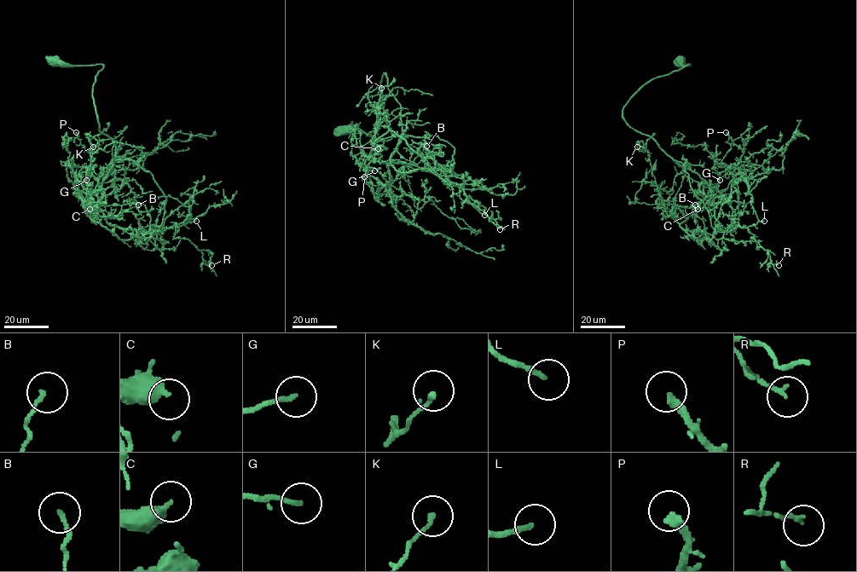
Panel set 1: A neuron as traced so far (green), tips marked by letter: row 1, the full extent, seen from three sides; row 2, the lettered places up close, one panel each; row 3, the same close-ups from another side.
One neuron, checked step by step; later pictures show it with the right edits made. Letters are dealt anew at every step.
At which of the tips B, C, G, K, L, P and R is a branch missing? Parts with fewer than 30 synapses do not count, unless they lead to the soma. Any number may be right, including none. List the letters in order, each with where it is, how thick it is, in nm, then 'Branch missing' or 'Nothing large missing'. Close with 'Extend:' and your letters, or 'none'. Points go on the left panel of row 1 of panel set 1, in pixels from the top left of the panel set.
B: Place: (138, 205). Thickness 160 nm. Nothing large missing
C: Place: (89, 209). Thickness 440 nm. Nothing large missing
G: Place: (86, 180). Thickness 160 nm. Nothing large missing
K: Place: (93, 147). Thickness 150 nm. Nothing large missing
L: Place: (196, 221). Thickness 180 nm. Branch missing
P: Place: (76, 132). Thickness 320 nm. Branch missing
R: Place: (211, 265). Thickness 150 nm. Nothing large missing
Extend: L, P

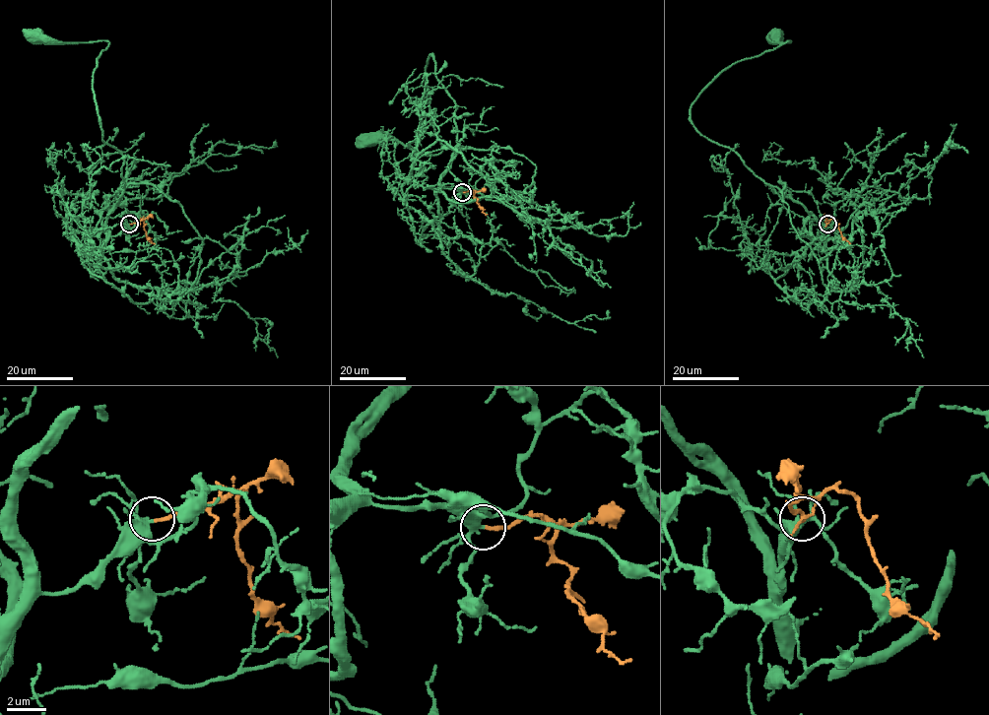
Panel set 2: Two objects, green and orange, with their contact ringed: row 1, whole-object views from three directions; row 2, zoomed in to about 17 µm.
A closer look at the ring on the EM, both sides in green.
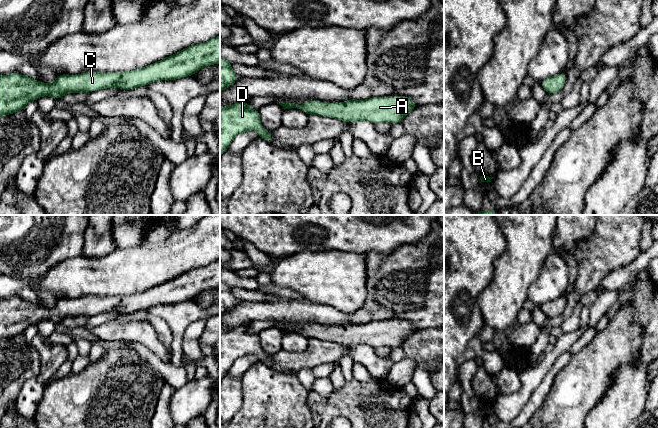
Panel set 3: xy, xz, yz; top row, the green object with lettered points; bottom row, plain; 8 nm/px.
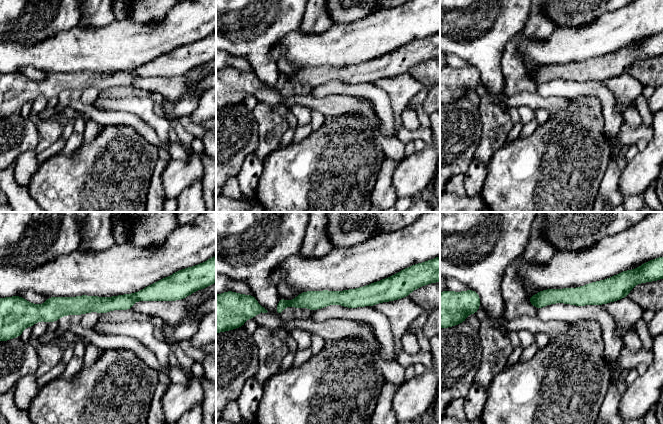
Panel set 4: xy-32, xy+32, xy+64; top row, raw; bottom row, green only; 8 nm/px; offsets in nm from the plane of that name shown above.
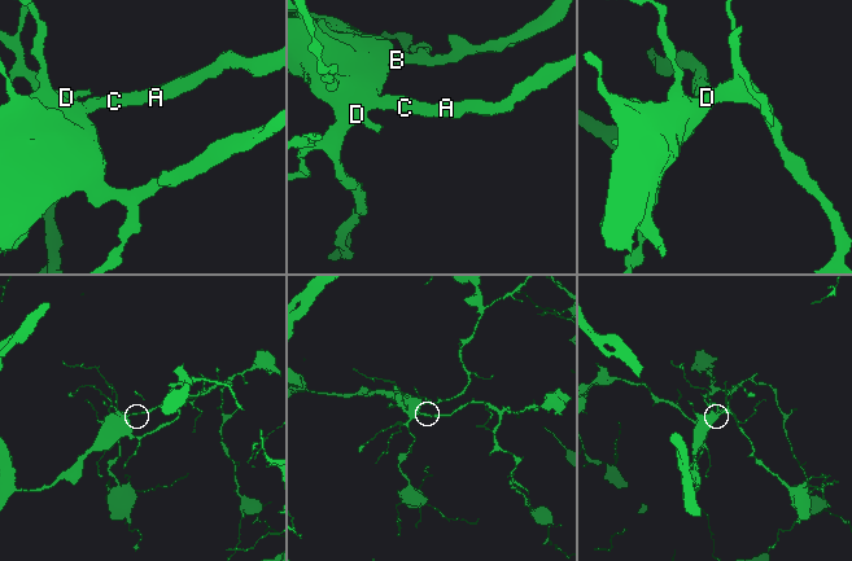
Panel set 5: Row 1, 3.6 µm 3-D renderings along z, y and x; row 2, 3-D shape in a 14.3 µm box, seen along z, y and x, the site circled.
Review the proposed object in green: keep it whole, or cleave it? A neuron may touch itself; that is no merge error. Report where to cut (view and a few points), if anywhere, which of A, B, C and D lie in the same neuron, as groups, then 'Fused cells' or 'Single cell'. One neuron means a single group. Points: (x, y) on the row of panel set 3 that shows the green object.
No split. Groups: A B C D. Single cell

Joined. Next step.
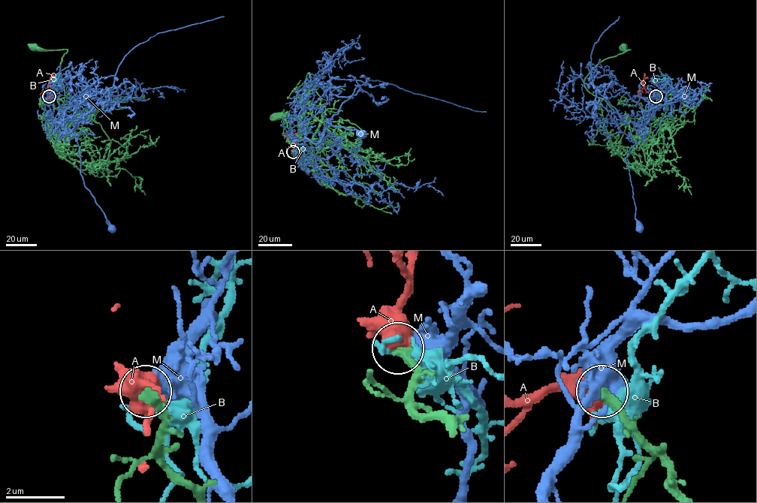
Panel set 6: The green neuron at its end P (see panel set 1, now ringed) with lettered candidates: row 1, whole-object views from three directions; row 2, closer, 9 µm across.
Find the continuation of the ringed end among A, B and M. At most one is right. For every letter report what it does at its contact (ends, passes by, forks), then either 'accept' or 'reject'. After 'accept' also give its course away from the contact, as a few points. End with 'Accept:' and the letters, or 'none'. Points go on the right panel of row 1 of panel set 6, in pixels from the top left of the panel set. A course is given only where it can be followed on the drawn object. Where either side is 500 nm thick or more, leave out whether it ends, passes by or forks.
A: accept; it runs (655, 96), (650, 97), (644, 88), (643, 73)
B: reject
M: reject
Accept: A

